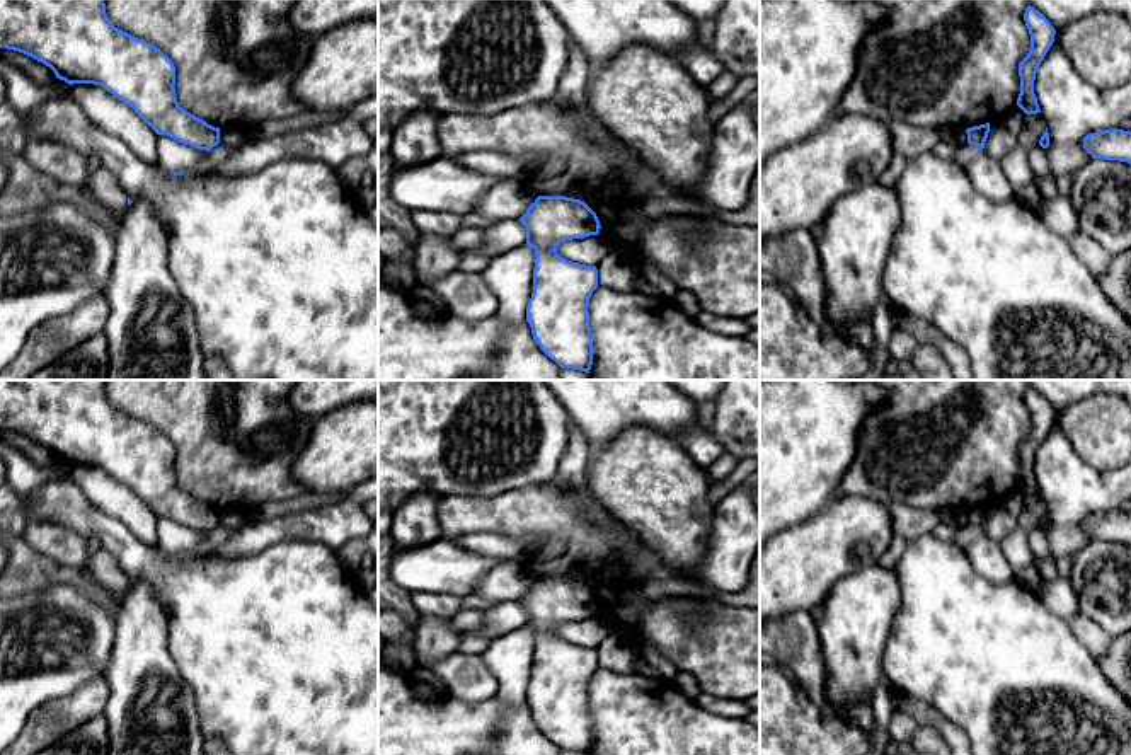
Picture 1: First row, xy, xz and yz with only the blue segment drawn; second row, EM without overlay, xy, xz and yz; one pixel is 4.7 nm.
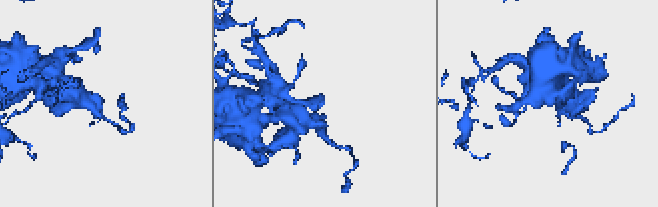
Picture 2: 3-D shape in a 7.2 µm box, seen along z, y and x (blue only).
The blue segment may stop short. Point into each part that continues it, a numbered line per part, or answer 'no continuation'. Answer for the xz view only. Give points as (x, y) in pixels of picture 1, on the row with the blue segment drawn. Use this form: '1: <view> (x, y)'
no continuation

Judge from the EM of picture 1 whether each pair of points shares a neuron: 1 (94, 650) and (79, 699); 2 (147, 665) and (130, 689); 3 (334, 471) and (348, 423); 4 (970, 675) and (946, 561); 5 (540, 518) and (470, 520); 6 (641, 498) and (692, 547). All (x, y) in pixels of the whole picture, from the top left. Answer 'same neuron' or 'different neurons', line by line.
1: different neurons
2: same neuron
3: same neuron
4: same neuron
5: same neuron
6: same neuron

